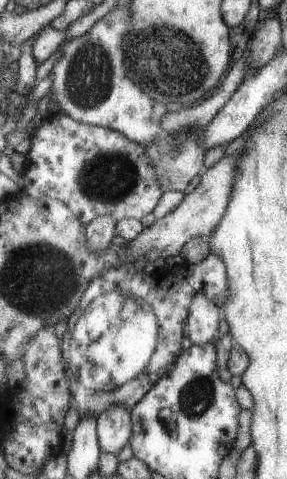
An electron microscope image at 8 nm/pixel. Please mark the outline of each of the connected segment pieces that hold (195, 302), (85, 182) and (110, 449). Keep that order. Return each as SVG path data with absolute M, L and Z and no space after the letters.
M201 292L191 298L187 314L187 338L192 344L207 344L216 339L221 310Z
M47 113L43 122L30 135L29 141L31 144L25 155L22 190L35 200L51 198L63 202L83 226L103 214L111 214L115 220L133 218L139 221L152 213L161 200L163 193L159 190L158 178L150 158L147 158L146 148L131 142L118 131L83 124L64 113Z
M123 406L103 410L103 414L97 416L95 432L99 452L116 456L130 436L129 410Z

